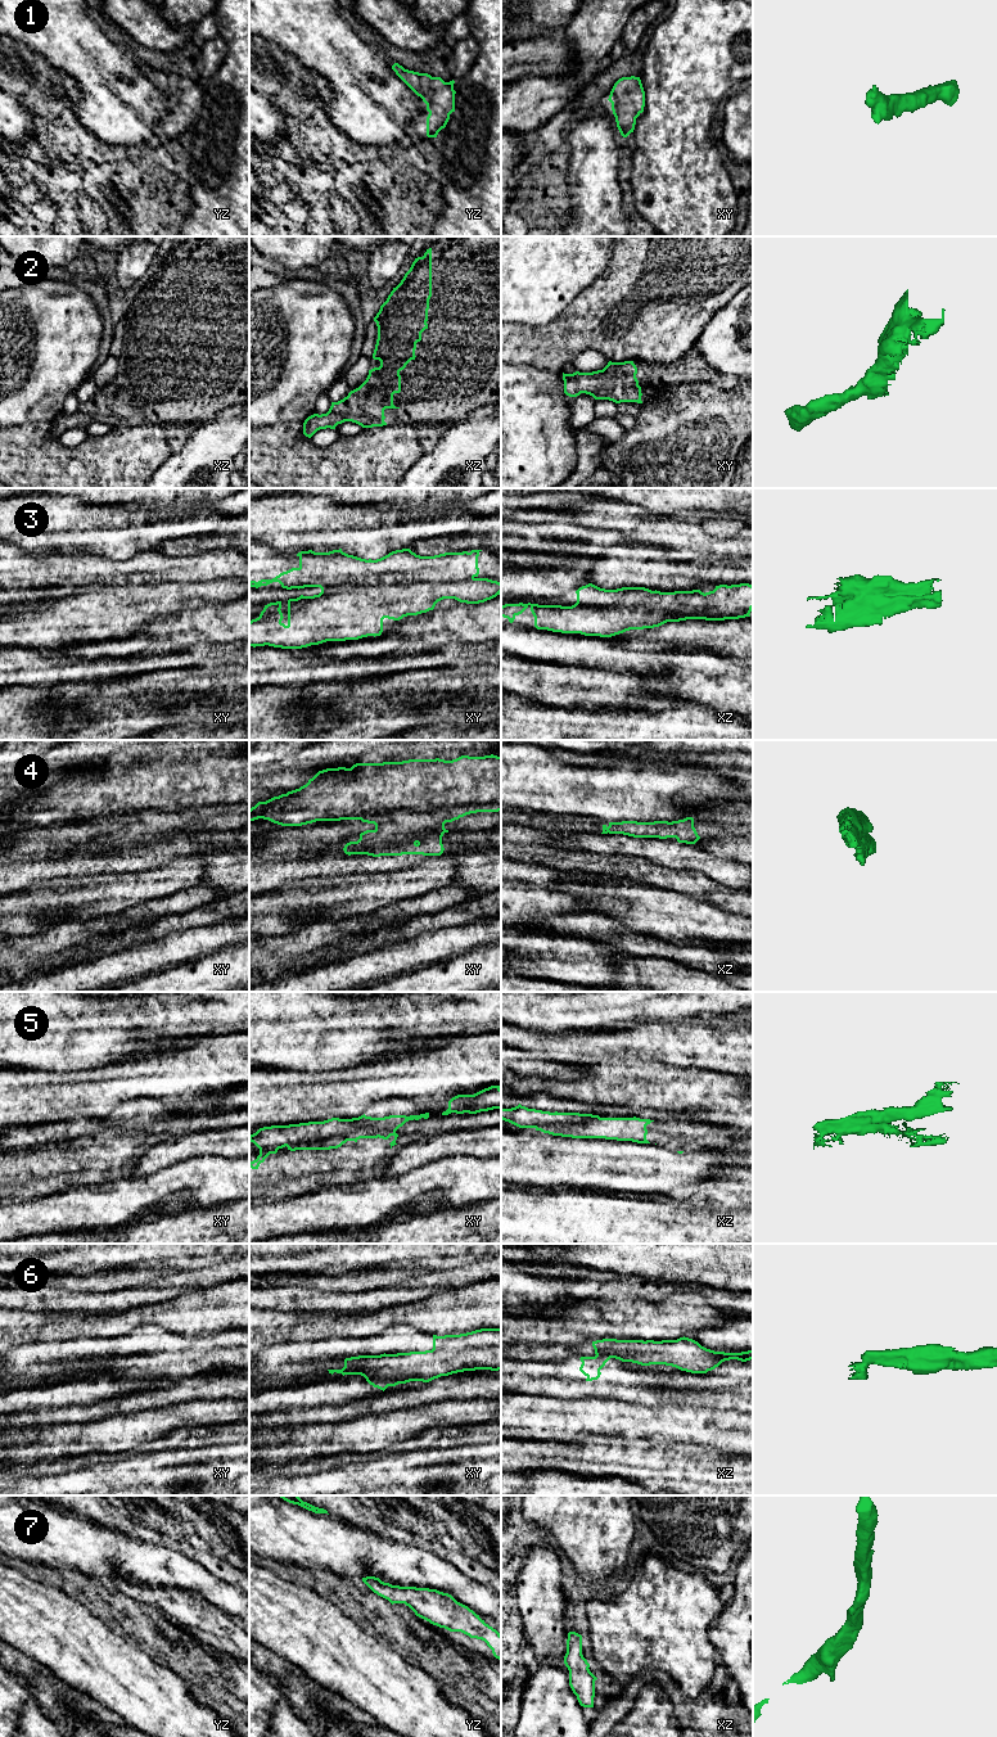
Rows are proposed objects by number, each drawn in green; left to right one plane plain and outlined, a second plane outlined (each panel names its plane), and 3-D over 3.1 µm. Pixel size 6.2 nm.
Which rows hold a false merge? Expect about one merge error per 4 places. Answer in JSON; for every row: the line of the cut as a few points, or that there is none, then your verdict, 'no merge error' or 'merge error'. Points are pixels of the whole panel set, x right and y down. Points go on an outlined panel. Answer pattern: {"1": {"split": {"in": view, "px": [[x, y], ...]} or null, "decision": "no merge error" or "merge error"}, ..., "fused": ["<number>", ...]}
{"1": {"split": null, "decision": "no merge error"}, "2": {"split": null, "decision": "no merge error"}, "3": {"split": {"in": "xy", "px": [[473, 577], [452, 581], [339, 585], [329, 586], [321, 591]]}, "decision": "merge error"}, "4": {"split": {"in": "xy", "px": [[500, 803], [398, 808], [396, 840], [361, 853]]}, "decision": "merge error"}, "5": {"split": {"in": "xy", "px": [[396, 1128], [360, 1127], [283, 1146], [258, 1147]]}, "decision": "merge error"}, "6": {"split": {"in": "xy", "px": [[344, 1365], [357, 1370]]}, "decision": "merge error"}, "7": {"split": null, "decision": "no merge error"}, "fused": ["3", "4", "5", "6"]}

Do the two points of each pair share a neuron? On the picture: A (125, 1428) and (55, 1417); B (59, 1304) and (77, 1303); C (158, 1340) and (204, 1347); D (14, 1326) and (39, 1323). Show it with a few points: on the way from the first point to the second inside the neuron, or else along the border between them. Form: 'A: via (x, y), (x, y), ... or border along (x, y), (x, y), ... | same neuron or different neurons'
A: border along (82, 1422), (68, 1424) | different neurons
B: via (63, 1303), (73, 1303) | same neuron
C: via (170, 1347), (193, 1347) | same neuron
D: via (21, 1326), (32, 1326) | same neuron

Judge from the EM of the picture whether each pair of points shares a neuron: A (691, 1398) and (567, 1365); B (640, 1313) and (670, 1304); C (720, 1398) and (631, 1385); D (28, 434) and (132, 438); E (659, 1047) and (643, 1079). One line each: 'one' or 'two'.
A: one
B: one
C: one
D: one
E: two

